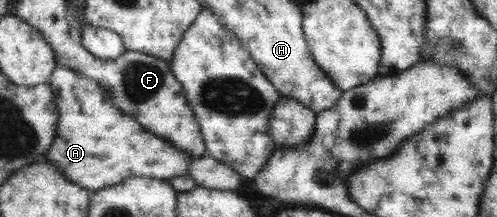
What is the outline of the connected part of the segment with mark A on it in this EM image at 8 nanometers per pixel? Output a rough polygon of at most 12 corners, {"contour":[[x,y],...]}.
{"contour":[[57,64],[45,158],[87,191],[188,175],[193,157]]}

